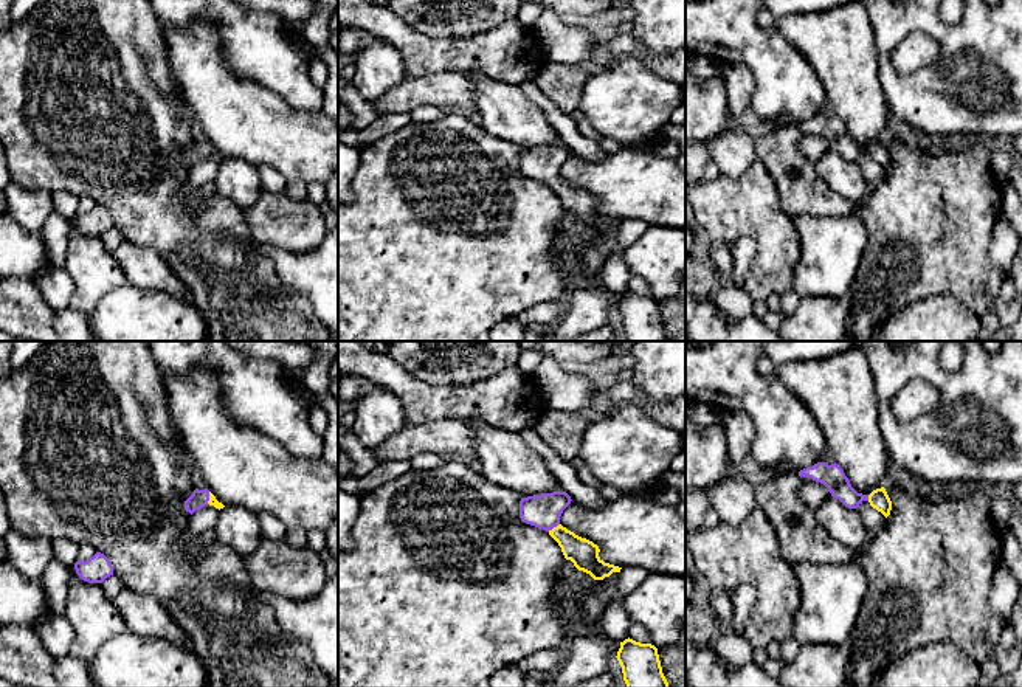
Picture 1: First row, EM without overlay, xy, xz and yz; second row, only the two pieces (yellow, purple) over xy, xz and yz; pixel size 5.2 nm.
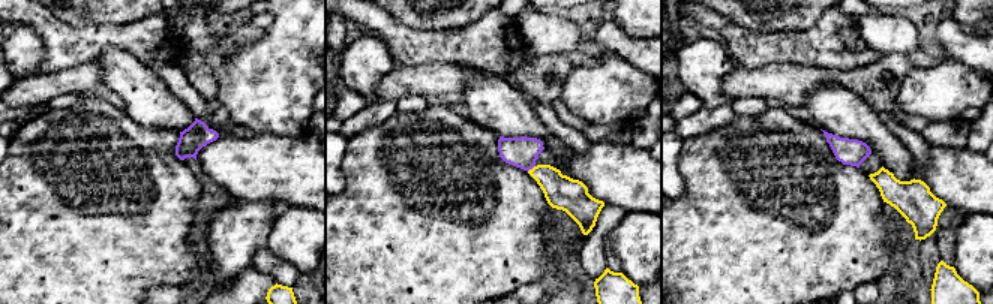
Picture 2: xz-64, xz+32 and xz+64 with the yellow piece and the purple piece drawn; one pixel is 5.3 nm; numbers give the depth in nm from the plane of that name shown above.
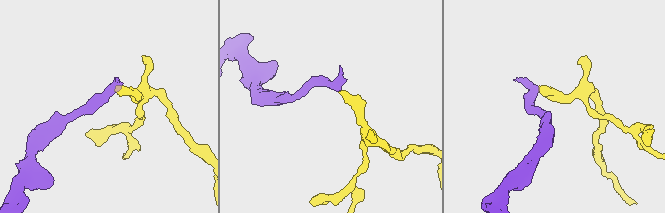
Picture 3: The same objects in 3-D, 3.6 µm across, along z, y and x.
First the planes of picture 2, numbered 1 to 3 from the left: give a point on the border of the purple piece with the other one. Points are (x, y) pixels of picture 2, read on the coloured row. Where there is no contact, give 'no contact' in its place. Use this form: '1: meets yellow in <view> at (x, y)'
1: no contact
2: meets yellow in xz+32 at (533, 168)
3: no contact

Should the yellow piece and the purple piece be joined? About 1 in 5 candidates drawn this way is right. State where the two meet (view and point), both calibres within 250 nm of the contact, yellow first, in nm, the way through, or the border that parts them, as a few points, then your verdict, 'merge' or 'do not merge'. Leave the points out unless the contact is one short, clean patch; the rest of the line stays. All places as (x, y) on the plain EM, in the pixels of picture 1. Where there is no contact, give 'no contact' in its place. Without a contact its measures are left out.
meets yellow in xz at (554, 180); 150 nm thick on the yellow side, 180 nm on the other; runs through xz (582, 205), (554, 180), (543, 163); merge

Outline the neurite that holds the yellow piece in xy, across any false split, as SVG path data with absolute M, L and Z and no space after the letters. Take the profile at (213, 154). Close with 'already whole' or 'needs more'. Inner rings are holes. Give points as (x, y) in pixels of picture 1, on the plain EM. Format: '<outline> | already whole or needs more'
M195 141L192 147L185 154L185 163L191 167L205 160L205 158L214 158L216 161L223 161L225 158L216 152L216 149L208 143L199 143Z | needs more

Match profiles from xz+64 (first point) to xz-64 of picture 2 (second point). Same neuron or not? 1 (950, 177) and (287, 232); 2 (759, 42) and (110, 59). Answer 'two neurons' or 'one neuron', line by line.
1: two neurons
2: two neurons

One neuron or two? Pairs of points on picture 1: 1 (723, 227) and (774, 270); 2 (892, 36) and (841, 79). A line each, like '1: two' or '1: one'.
1: one
2: two

